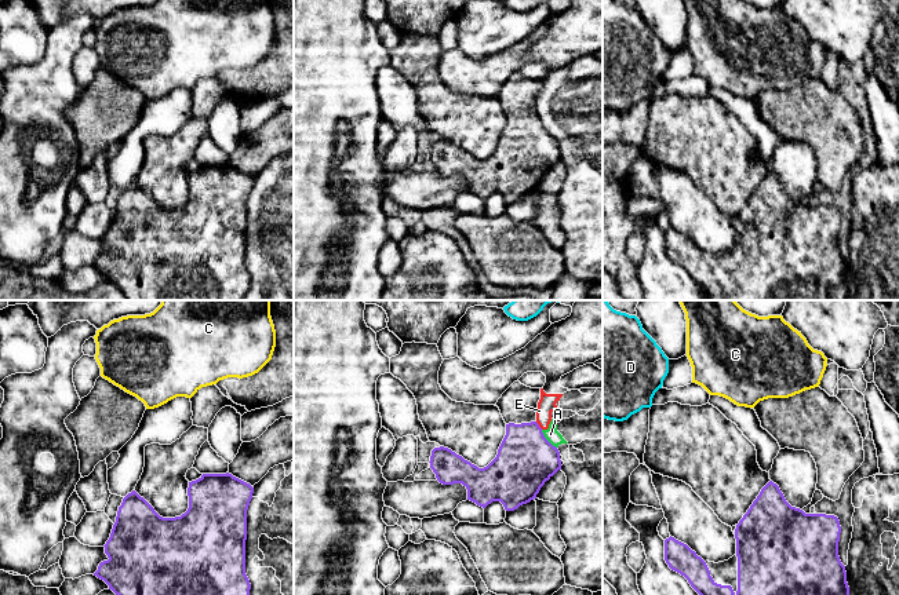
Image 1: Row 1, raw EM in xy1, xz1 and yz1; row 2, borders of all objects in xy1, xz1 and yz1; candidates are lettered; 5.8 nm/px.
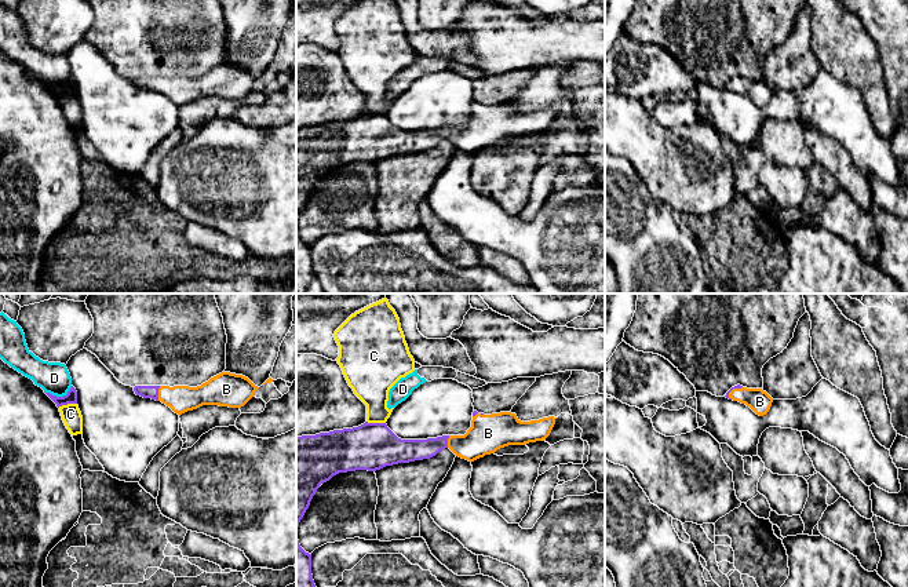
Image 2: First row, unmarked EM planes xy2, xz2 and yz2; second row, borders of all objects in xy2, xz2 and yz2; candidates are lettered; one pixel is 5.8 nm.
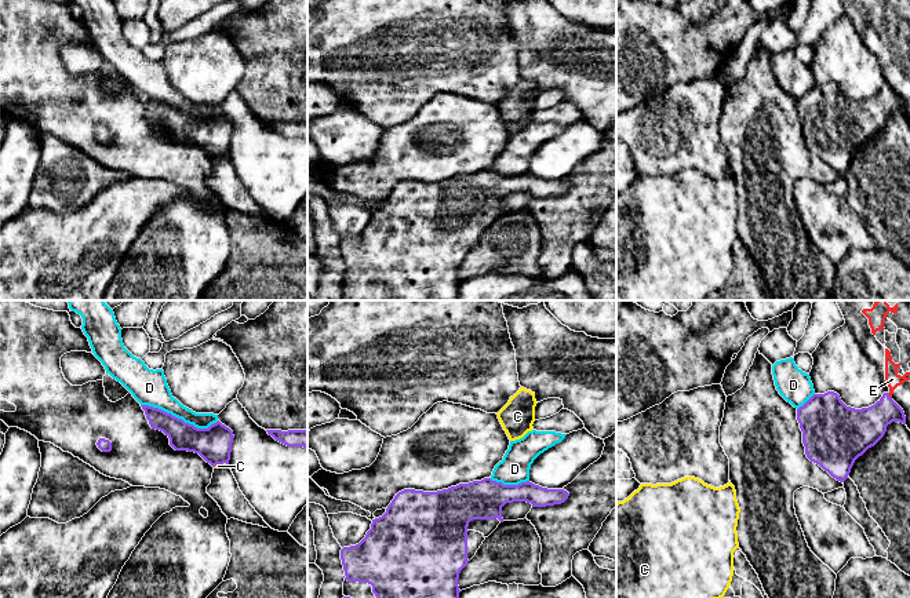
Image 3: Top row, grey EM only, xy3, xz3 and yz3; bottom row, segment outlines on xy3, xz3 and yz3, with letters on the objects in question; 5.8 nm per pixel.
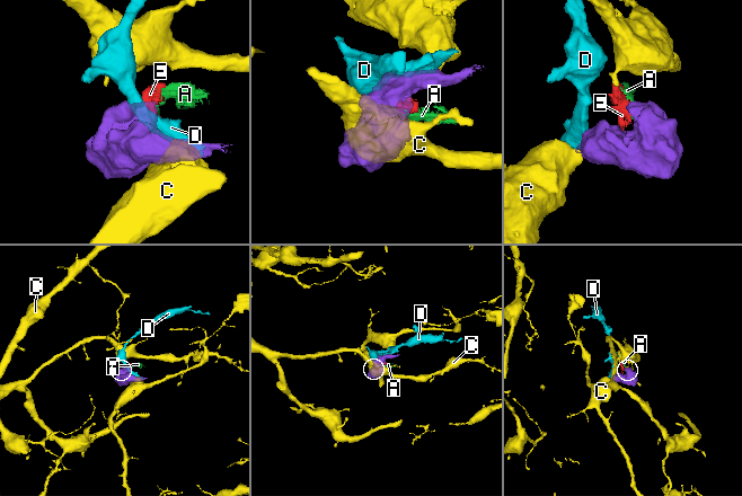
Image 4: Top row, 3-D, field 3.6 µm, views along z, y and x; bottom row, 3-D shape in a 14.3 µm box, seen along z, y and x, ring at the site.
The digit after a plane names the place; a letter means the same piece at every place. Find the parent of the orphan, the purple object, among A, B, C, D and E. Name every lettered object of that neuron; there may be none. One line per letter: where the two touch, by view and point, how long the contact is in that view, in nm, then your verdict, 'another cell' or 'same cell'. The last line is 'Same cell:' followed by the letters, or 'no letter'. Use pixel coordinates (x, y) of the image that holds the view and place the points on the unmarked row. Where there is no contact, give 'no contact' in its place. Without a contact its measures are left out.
A: xz1 (546, 131) | 140 nm | another cell
B: xy2 (157, 84) | 90 nm | same cell
C: xz2 (376, 115) | 110 nm | another cell
D: xy3 (179, 110) | 460 nm | another cell
E: xz1 (538, 117) | 60 nm | another cell
Same cell: B

